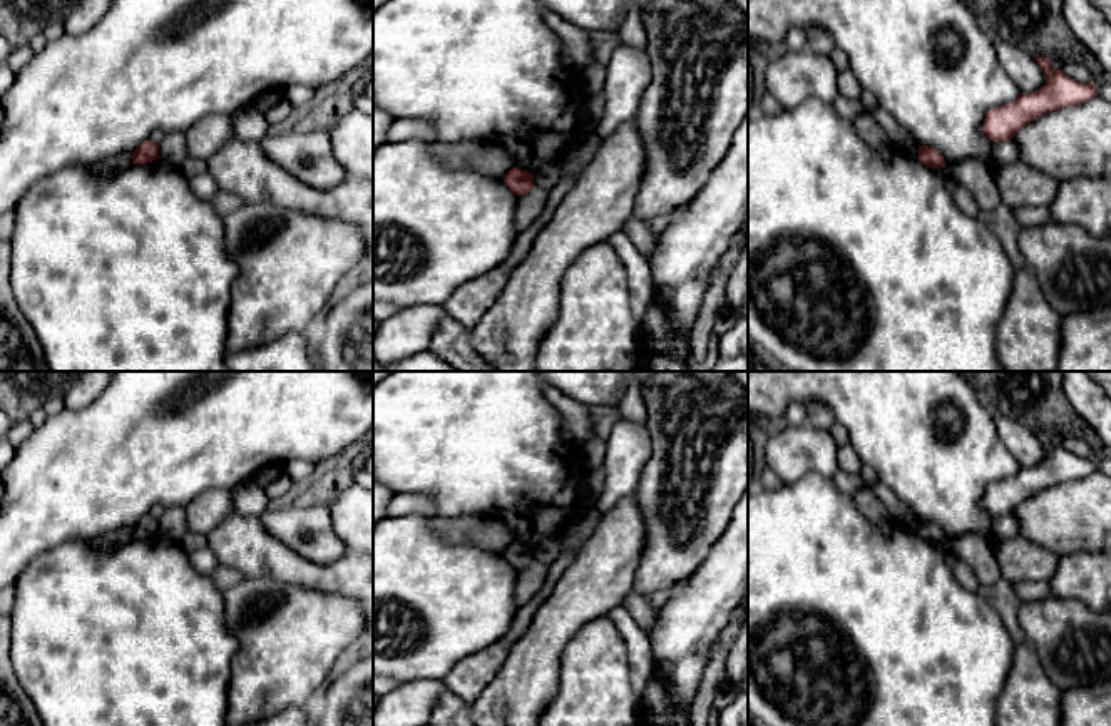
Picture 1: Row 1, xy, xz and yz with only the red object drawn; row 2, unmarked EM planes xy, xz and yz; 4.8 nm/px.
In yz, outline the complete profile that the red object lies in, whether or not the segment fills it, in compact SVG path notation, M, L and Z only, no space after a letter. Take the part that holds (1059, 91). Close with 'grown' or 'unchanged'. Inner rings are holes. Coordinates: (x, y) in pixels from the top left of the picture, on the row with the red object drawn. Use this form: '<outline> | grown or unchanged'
M1036 57L1046 72L1046 84L1032 92L1021 94L1016 100L987 112L982 132L994 142L1014 139L1016 132L1037 117L1071 105L1084 104L1098 97L1094 82L1083 84L1052 69L1052 60Z | unchanged

